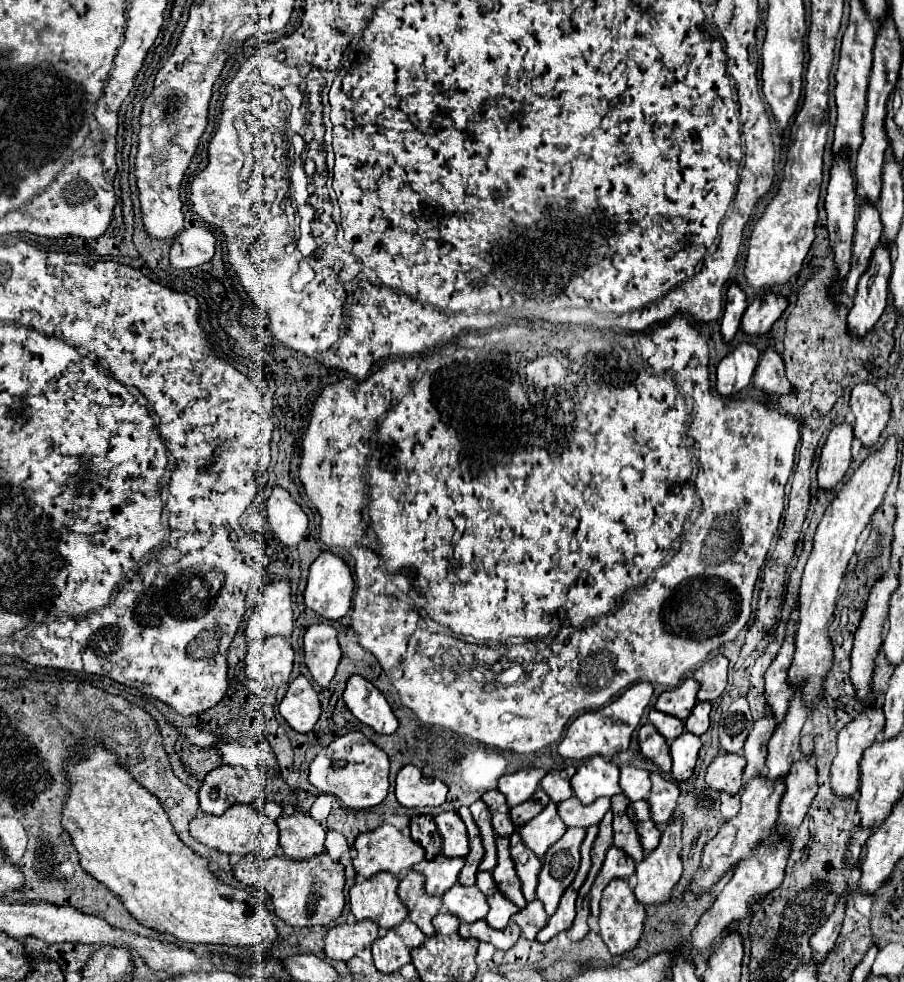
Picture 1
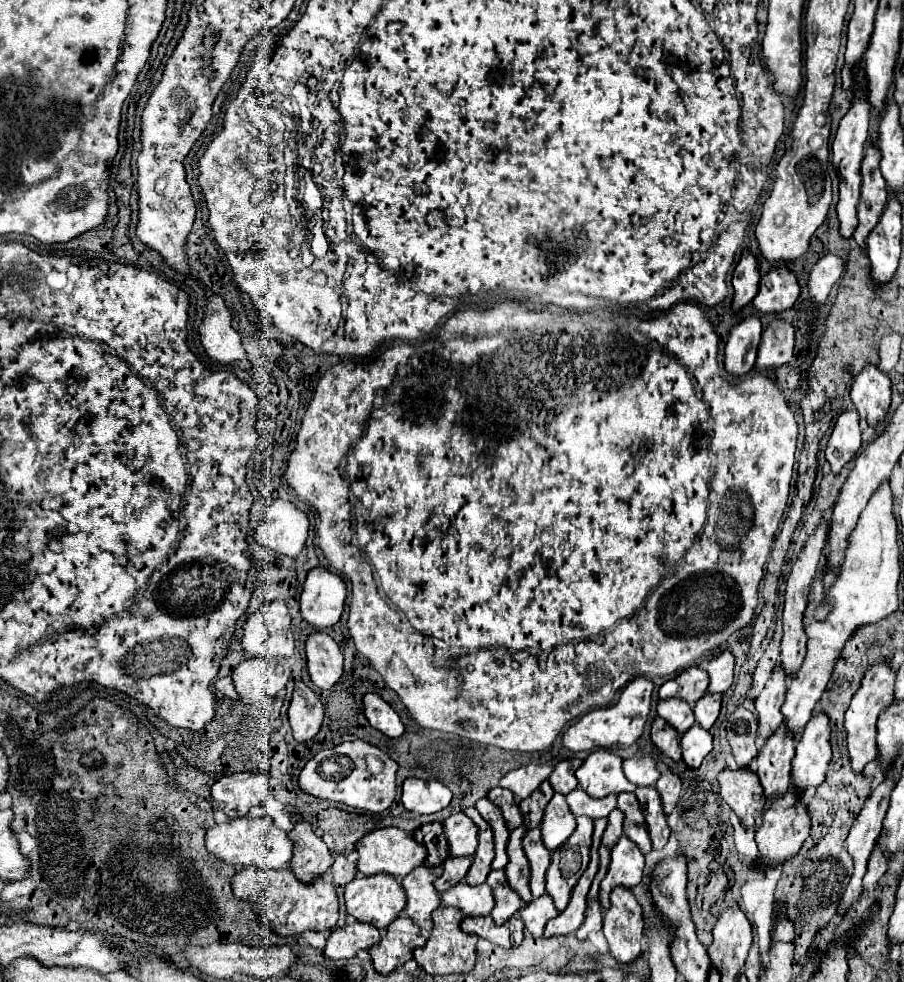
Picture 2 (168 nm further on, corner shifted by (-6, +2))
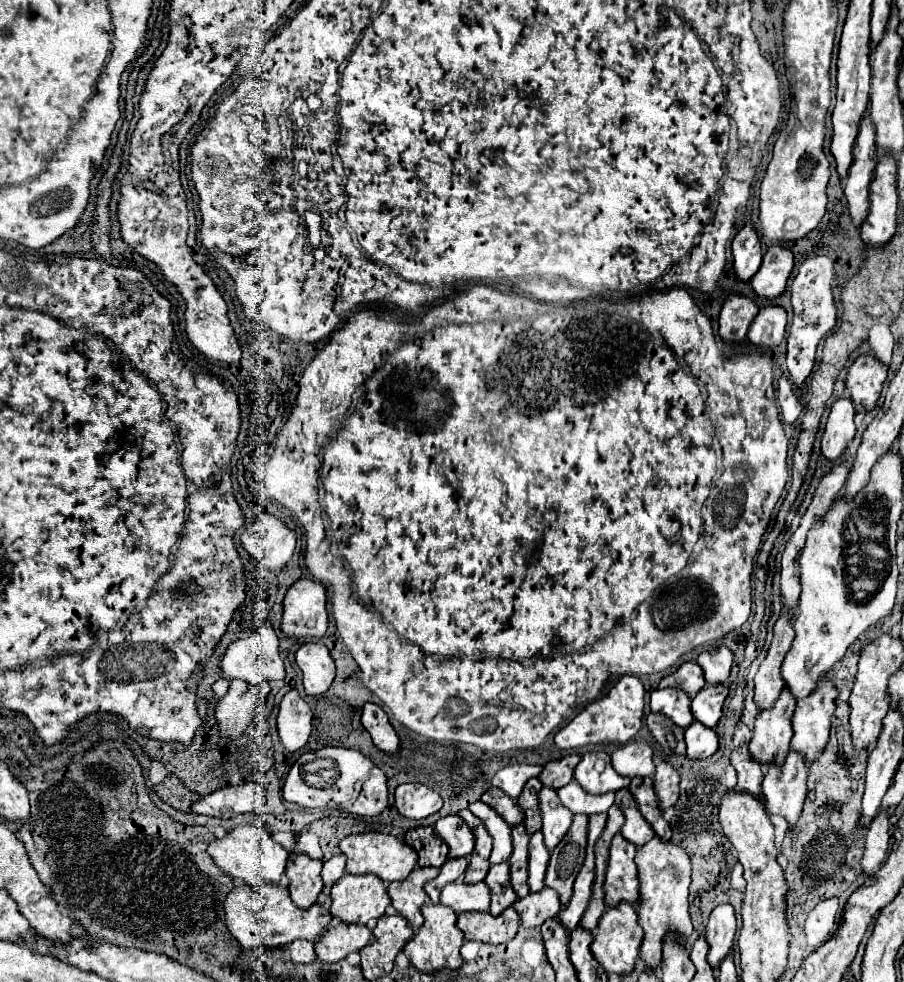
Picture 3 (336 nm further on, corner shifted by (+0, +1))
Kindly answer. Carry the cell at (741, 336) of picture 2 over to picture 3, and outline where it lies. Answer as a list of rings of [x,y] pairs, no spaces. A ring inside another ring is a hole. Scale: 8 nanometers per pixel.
[[[730,292],[720,310],[720,336],[726,344],[730,342],[744,342],[748,326],[752,324],[754,316],[758,314],[758,306],[754,300]]]

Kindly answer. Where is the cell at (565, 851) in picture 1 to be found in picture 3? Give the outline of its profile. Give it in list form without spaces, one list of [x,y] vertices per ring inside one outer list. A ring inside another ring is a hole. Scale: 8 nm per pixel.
[[[576,814],[568,834],[550,852],[546,886],[554,888],[560,894],[562,906],[566,906],[572,898],[572,886],[586,856],[586,838],[588,838],[588,816]]]

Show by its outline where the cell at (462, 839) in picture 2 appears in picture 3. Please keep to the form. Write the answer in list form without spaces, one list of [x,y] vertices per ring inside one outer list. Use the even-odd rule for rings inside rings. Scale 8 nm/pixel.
[[[460,816],[440,818],[434,826],[436,834],[450,846],[450,858],[470,856],[474,850],[474,834]]]

